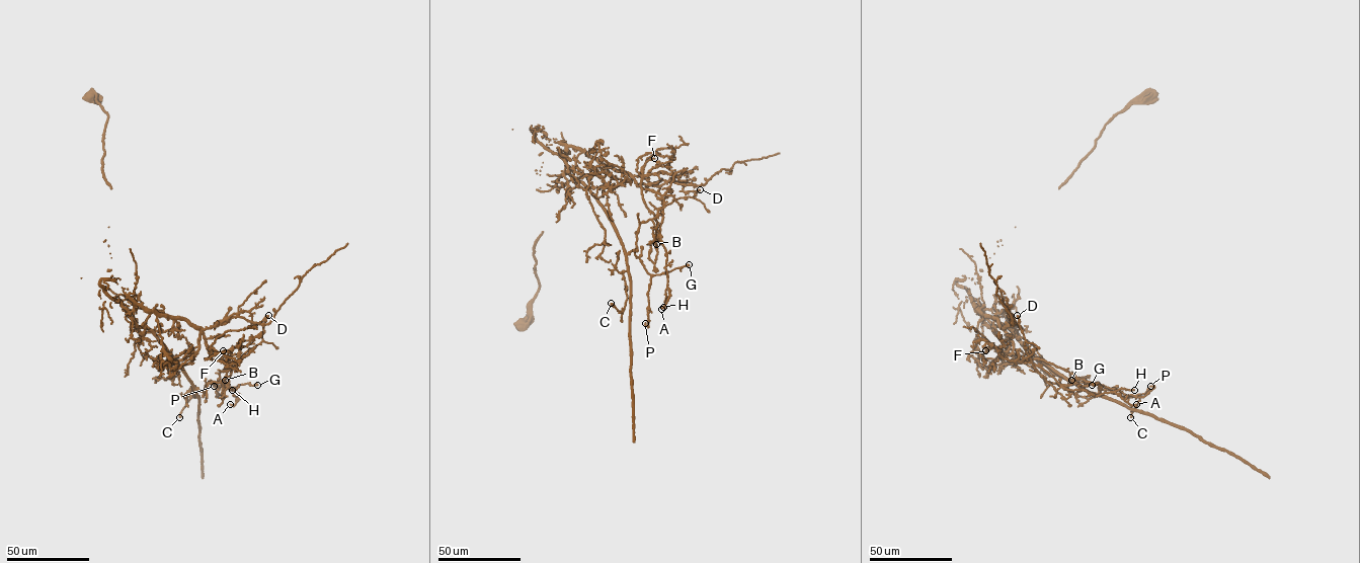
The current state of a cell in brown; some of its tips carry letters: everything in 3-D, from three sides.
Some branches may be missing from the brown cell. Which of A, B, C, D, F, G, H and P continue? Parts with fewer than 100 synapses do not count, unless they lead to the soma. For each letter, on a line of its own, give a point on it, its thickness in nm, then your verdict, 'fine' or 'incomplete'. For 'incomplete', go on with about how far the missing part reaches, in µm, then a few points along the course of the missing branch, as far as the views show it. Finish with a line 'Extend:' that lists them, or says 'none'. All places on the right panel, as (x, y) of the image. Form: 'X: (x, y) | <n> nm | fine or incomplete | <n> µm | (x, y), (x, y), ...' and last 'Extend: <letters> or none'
A: (1136, 404) | 130 nm | fine
B: (1071, 380) | 110 nm | fine
C: (1130, 417) | 600 nm | fine
D: (1017, 315) | 500 nm | fine
F: (985, 350) | 120 nm | fine
G: (1092, 385) | 550 nm | fine
H: (1134, 390) | 100 nm | fine
P: (1150, 386) | 220 nm | fine
Extend: none

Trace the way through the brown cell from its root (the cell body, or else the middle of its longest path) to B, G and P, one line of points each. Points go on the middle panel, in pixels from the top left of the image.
B: (522, 323), (550, 145), (532, 129), (554, 153), (625, 171), (656, 220), (654, 263), (656, 244)
G: (522, 323), (539, 287), (537, 173), (550, 145), (532, 129), (648, 273), (689, 264)
P: (522, 323), (539, 287), (537, 173), (550, 145), (532, 129), (650, 275), (645, 323)

